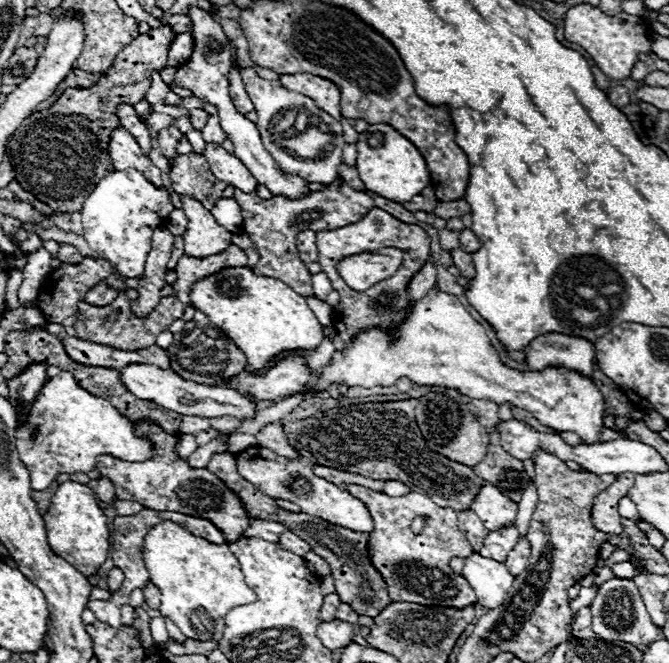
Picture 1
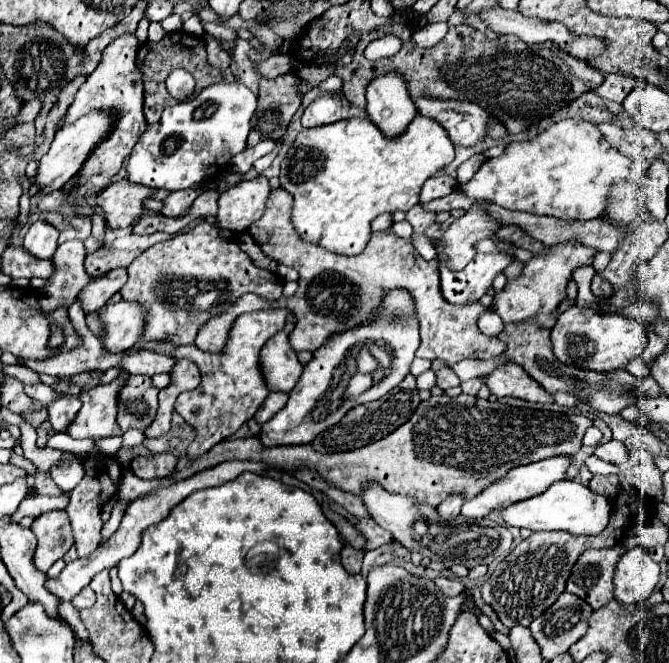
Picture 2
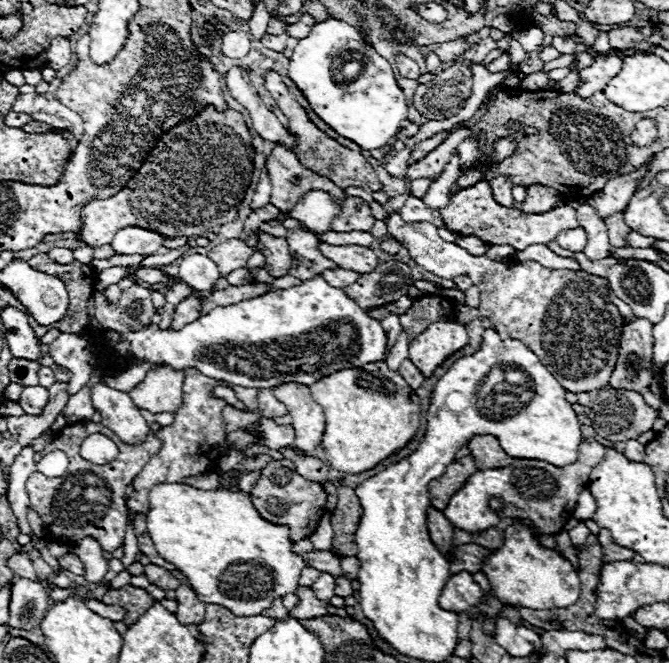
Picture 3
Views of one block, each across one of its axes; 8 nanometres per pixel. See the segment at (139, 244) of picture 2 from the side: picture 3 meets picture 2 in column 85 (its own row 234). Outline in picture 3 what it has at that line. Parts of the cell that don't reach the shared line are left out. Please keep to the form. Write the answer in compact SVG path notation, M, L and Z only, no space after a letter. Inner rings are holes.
M260 234L258 250L262 250L262 254L266 258L264 270L272 278L280 278L280 276L286 276L290 272L290 268L292 268L292 254L290 254L288 242L284 238L272 238L268 234Z

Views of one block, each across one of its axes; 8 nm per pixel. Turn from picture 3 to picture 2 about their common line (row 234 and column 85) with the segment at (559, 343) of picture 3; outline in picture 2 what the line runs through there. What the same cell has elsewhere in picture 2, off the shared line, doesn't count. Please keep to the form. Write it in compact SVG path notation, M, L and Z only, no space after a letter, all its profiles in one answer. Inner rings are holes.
M124 372L112 384L84 390L80 396L82 408L76 414L76 418L70 422L70 426L64 434L72 436L72 438L90 438L90 440L122 436L124 432L120 430L120 426L116 422L116 412L118 412L116 396L118 396L118 390L128 380L128 376L130 374Z

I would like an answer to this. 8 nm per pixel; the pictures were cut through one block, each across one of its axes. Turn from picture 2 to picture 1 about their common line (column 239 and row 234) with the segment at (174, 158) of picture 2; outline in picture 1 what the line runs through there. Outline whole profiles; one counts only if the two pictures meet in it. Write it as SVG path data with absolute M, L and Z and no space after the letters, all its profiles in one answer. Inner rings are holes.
M116 170L104 176L94 192L84 200L82 236L96 252L96 258L104 258L112 264L116 276L138 278L146 266L152 234L156 228L166 224L172 210L174 204L170 200L170 192L164 186L154 186L138 170Z

